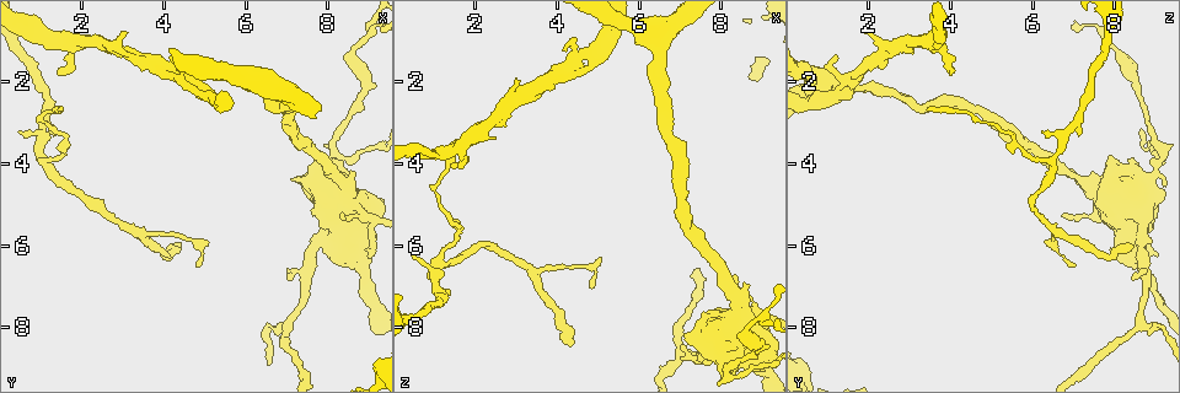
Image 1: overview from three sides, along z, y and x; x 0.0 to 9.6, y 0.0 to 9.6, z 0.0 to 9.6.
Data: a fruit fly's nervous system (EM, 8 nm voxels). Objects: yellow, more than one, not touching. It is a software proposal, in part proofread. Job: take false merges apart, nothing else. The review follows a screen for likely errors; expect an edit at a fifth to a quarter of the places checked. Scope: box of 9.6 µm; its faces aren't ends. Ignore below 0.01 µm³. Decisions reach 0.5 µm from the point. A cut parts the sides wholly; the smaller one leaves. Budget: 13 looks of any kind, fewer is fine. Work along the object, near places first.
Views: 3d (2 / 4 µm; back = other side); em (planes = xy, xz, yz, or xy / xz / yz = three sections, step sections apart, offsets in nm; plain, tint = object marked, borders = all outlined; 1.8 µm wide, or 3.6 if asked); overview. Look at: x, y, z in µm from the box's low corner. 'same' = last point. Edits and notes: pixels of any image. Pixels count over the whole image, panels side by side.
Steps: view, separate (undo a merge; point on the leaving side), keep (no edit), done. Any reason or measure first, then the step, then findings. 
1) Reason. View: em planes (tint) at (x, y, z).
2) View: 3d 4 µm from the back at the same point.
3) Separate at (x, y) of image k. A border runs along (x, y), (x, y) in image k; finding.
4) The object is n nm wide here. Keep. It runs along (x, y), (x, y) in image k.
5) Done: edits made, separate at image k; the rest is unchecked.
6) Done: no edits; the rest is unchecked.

Abrupt turn. View: 3d 2 µm at (4.40, 2.05, 1.40).

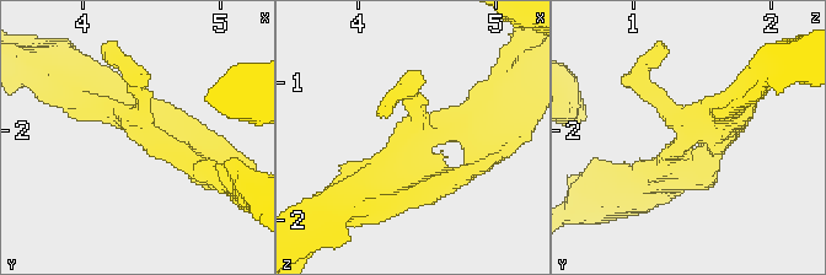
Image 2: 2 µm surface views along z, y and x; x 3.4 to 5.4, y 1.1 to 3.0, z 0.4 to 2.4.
View: em planes (plain) at (4.44, 2.00, 1.36).

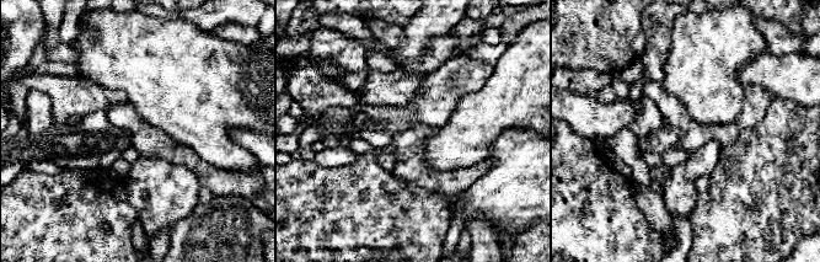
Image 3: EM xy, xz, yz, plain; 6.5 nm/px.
View: em planes (tint) at the same point.

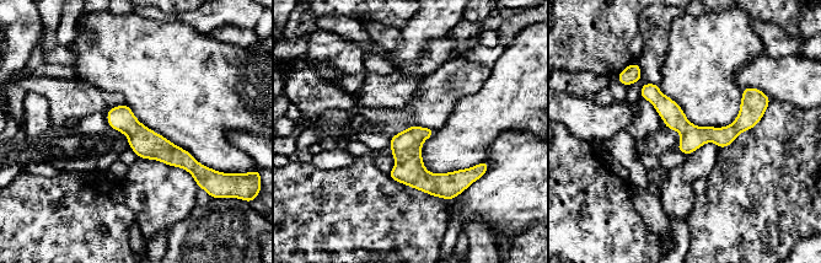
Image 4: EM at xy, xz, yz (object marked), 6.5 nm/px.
Keep. One cell here.

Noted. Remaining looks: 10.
View: 3d 4 µm at (3.05, 1.25, 2.50).

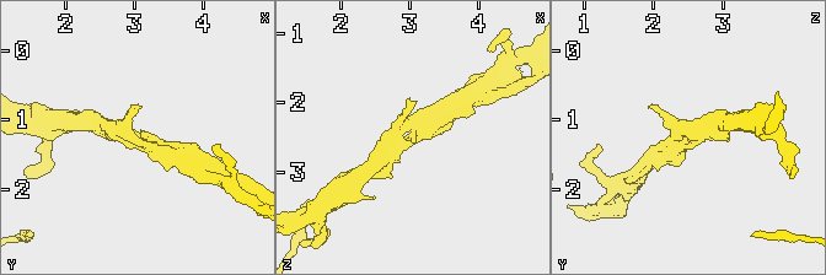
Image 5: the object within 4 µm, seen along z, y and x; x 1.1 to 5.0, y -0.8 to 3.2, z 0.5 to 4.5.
Need the tissue. View: em planes (tint) at (3.05, 1.30, 2.45).

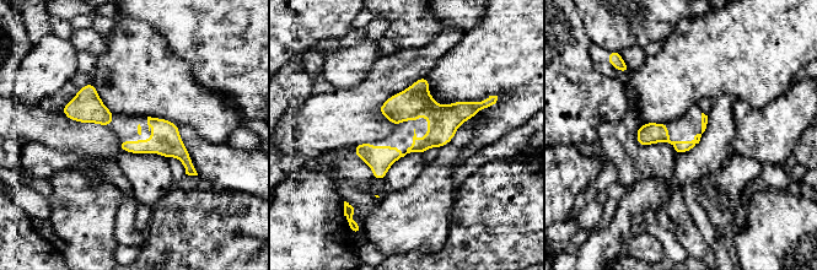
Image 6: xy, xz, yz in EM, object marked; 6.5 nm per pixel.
Keep. It runs along (476, 108), (404, 154), (358, 151) in image 6; all the same cell.

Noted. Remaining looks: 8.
Three arms meet. View: em planes (tint) at (7.05, 7.95, 8.60).

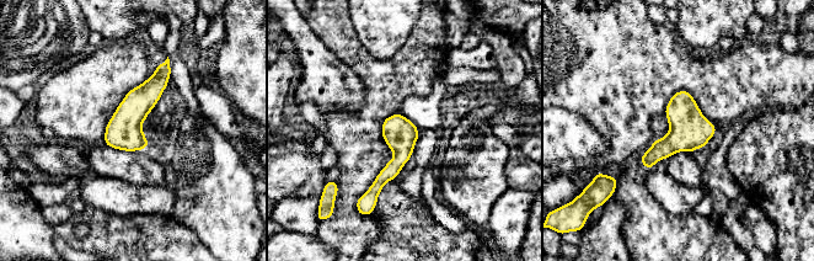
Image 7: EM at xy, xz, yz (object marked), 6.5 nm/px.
Keep. All the same cell.

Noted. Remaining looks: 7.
Arms part here. View: em xy step 4 (tint) at (8.95, 0.90, 7.85).

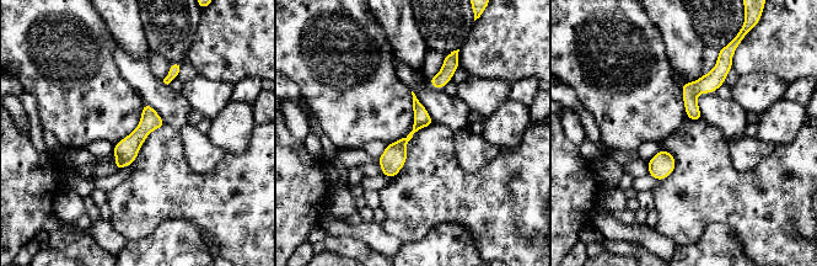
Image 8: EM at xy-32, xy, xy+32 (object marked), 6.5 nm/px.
The object is 90 nm wide here. Keep. It runs along (415, 102), (418, 124), (386, 173) in image 8; continuous, no second cell.

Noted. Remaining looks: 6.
Three arms meet. View: em planes (tint) at (8.15, 3.85, 9.10).

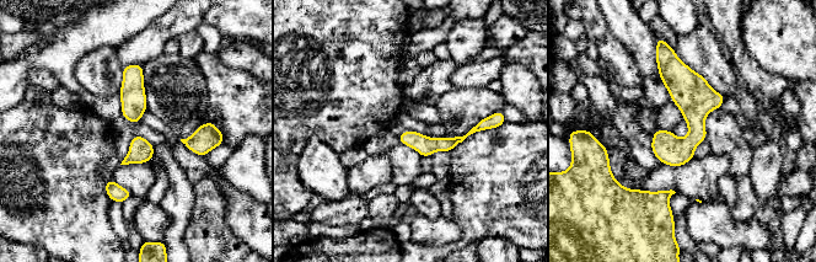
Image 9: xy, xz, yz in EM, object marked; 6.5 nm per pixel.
Keep. It runs along (660, 59), (694, 97), (694, 137), (675, 164) in image 9; continuous, no second cell.

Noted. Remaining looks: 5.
Done: no edits; the rest is unchecked.

